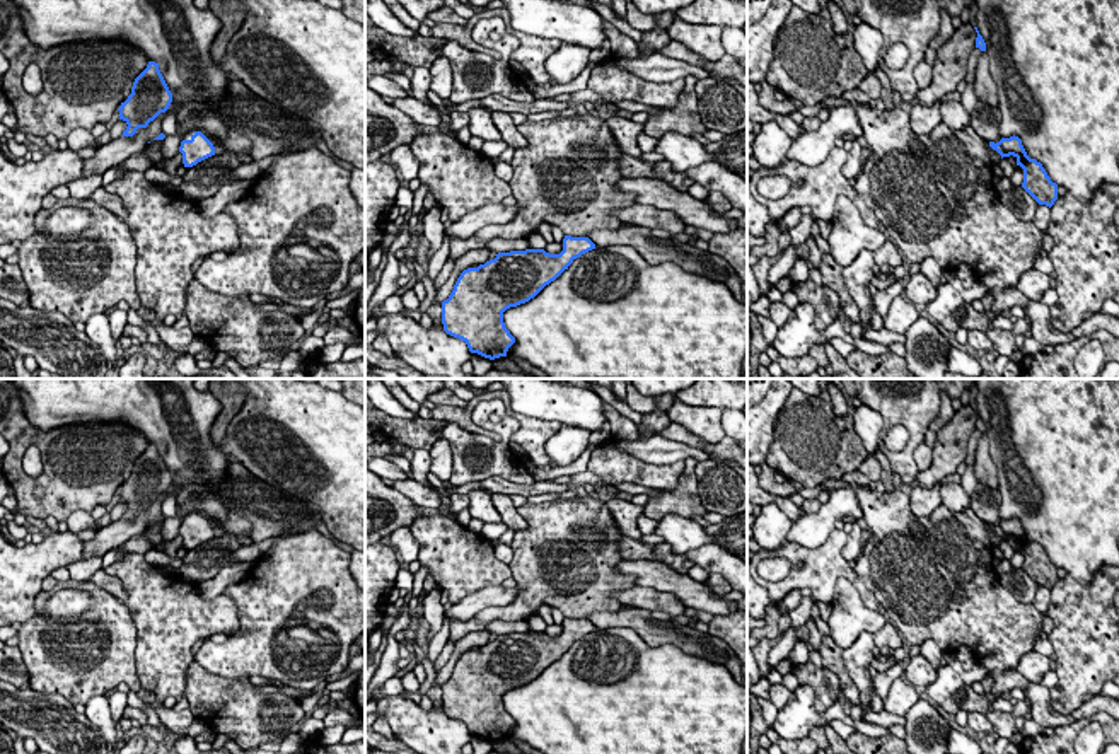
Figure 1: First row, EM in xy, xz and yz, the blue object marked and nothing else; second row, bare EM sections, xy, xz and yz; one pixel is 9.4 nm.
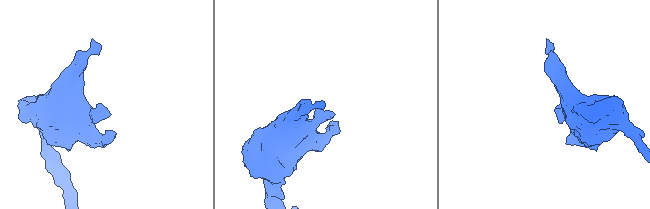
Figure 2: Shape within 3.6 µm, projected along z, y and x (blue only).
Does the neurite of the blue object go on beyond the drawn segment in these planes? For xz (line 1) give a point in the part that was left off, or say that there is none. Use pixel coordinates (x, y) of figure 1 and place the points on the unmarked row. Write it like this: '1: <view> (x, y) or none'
1: none

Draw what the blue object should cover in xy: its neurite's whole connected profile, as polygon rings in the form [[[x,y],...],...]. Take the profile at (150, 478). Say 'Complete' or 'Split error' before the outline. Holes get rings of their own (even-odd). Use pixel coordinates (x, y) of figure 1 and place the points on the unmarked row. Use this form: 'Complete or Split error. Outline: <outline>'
Complete. Outline: [[[148,444],[135,461],[131,476],[119,488],[119,502],[128,508],[121,519],[133,519],[138,510],[147,510],[172,484],[172,476],[159,452],[159,445]]]

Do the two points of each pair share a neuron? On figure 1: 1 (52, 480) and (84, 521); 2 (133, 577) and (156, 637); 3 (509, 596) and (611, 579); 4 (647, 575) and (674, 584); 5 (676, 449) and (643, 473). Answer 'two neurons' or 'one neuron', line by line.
1: two neurons
2: one neuron
3: two neurons
4: one neuron
5: two neurons

